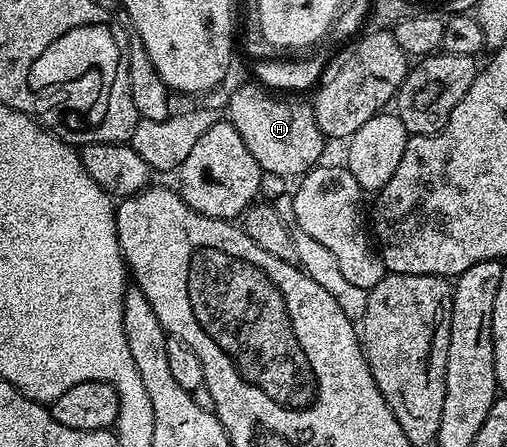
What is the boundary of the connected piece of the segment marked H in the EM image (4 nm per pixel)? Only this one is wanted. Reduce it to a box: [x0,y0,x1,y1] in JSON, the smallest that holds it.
[227,84,326,179]

